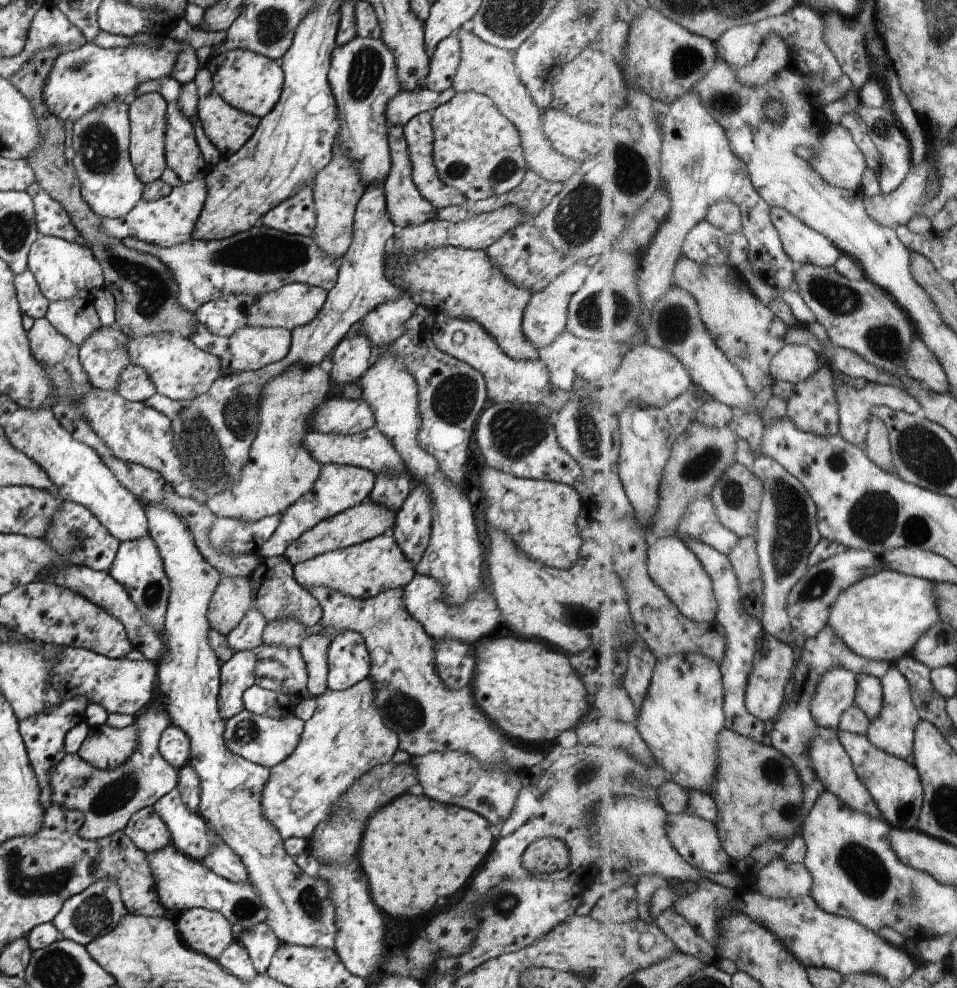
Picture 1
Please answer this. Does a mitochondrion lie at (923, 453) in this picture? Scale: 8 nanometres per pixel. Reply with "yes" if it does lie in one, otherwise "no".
yes

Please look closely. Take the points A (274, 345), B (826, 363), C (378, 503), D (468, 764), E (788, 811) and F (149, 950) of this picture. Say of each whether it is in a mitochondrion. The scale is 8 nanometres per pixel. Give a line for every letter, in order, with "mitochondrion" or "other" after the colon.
A: other
B: other
C: other
D: other
E: mitochondrion
F: other

